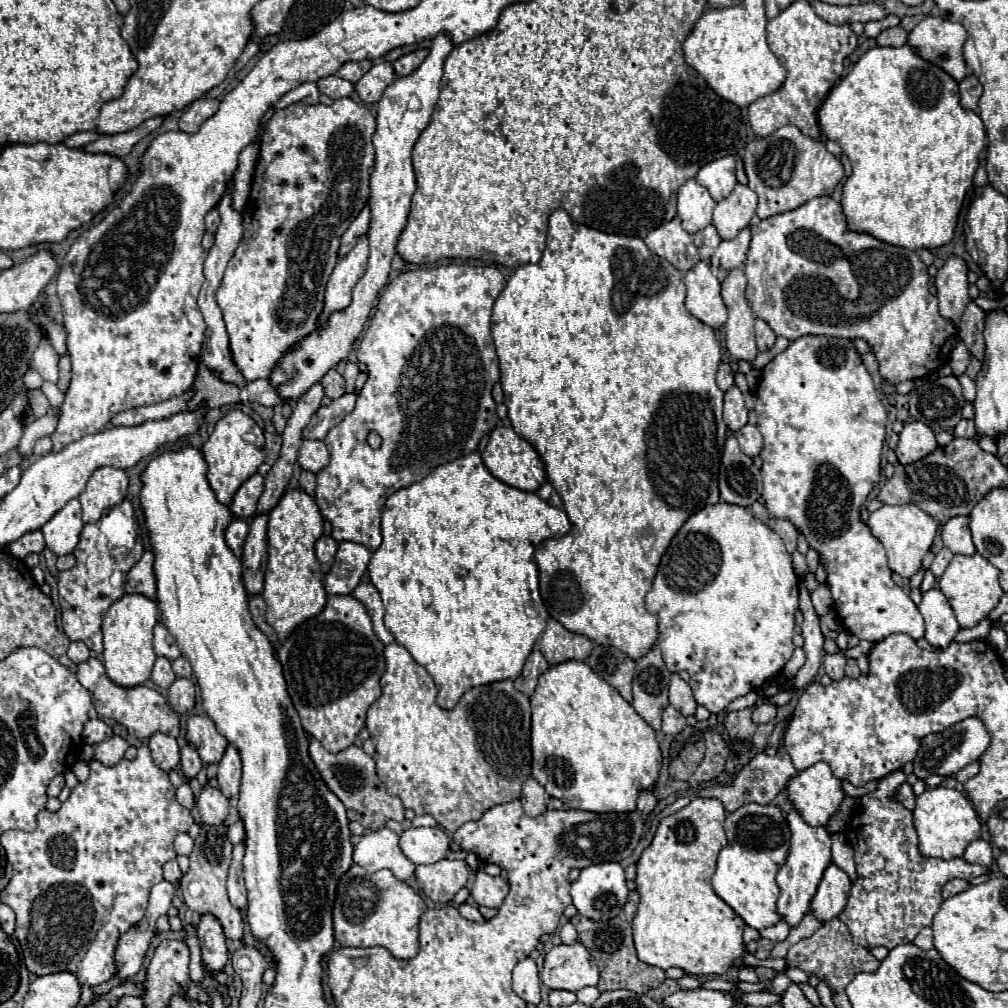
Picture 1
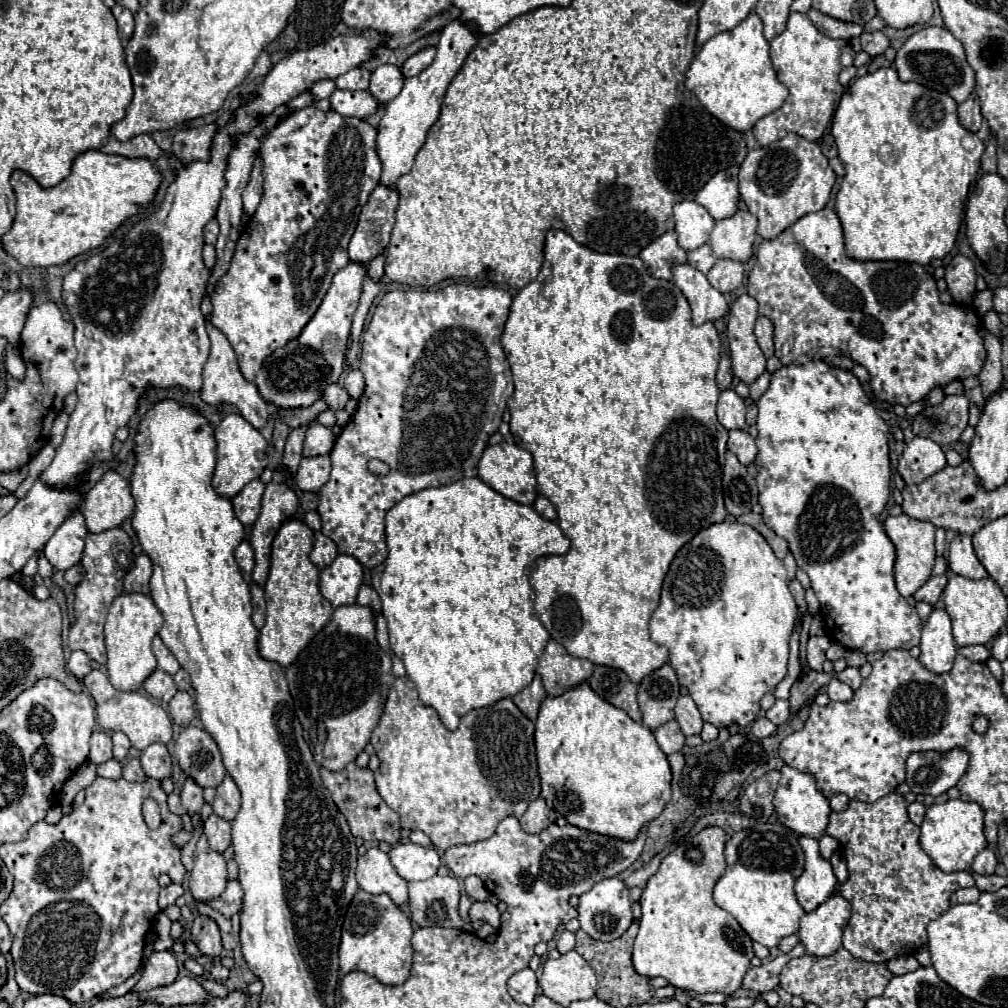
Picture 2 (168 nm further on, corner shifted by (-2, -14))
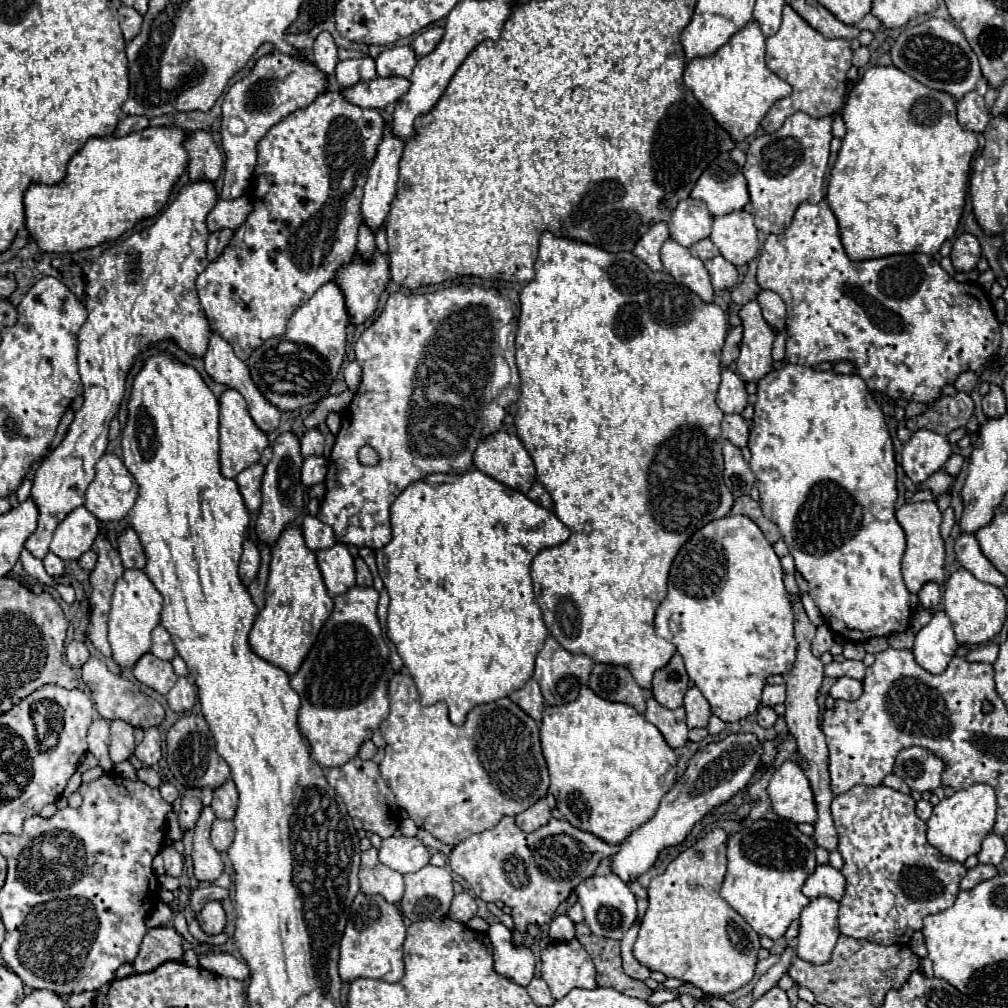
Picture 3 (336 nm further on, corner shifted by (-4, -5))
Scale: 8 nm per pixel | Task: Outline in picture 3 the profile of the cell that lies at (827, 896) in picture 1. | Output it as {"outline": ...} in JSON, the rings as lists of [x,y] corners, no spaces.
{"outline":[[[816,898],[800,914],[796,954],[810,964],[826,964],[838,936],[838,902],[832,898]]]}

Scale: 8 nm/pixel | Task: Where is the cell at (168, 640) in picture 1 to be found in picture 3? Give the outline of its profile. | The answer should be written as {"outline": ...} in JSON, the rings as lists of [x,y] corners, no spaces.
{"outline":[[[158,624],[152,630],[152,648],[150,648],[150,652],[154,656],[162,658],[162,660],[172,660],[176,656],[176,648],[174,648],[174,644],[170,640],[170,634],[162,624]]]}

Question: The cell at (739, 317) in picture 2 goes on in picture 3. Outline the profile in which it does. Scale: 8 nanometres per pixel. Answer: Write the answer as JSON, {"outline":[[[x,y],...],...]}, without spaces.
{"outline":[[[756,300],[742,306],[740,320],[744,336],[736,370],[744,382],[758,382],[772,370],[772,342],[776,338],[776,330],[764,320]]]}

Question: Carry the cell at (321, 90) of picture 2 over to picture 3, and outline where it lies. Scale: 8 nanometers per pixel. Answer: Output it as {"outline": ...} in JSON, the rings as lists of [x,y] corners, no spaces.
{"outline":[[[320,32],[314,40],[314,64],[326,72],[326,74],[334,74],[334,68],[338,64],[338,56],[336,56],[336,44],[334,44],[334,38],[330,32]]]}

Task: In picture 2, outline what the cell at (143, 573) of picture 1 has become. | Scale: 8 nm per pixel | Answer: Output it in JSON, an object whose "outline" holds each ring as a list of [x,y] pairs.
{"outline":[[[138,555],[132,563],[132,567],[124,575],[124,593],[150,593],[150,581],[152,577],[152,561],[148,555]]]}

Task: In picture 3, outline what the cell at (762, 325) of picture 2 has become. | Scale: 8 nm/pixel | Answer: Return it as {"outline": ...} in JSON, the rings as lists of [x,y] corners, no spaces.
{"outline":[[[760,290],[756,300],[760,304],[760,310],[762,310],[762,316],[766,318],[766,322],[780,332],[786,326],[786,308],[784,308],[782,298],[778,294],[774,294],[772,290]]]}

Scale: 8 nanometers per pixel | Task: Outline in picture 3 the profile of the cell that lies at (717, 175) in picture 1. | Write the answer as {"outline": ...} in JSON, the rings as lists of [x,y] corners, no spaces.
{"outline":[[[734,148],[734,150],[726,152],[726,154],[720,154],[720,156],[718,156],[714,162],[710,162],[710,166],[702,172],[702,176],[698,178],[698,182],[694,184],[694,188],[692,188],[692,192],[690,192],[690,198],[702,200],[712,216],[724,216],[724,214],[742,210],[742,208],[750,202],[746,178],[744,178],[744,174],[742,174],[744,162],[746,162],[746,154],[744,154],[740,148]]]}

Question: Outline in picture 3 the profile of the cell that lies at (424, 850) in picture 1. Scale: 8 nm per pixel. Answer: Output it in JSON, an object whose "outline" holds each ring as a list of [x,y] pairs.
{"outline":[[[390,836],[382,840],[382,846],[378,848],[378,860],[400,874],[410,874],[428,864],[430,850],[418,838]]]}

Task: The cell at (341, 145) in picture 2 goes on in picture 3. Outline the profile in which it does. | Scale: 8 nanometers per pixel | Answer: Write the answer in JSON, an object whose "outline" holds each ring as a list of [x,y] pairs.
{"outline":[[[324,92],[308,108],[296,110],[286,120],[282,120],[280,124],[276,124],[262,138],[262,142],[258,142],[258,162],[256,162],[254,174],[252,174],[252,192],[250,192],[252,212],[246,218],[246,222],[234,232],[232,240],[222,250],[222,254],[214,262],[210,262],[206,266],[206,270],[196,280],[198,296],[200,296],[200,302],[202,302],[202,308],[206,312],[208,322],[210,322],[212,332],[216,332],[226,342],[230,342],[232,348],[234,348],[234,352],[236,352],[236,356],[240,360],[248,360],[248,356],[252,354],[252,350],[258,348],[264,340],[268,340],[272,336],[282,336],[286,332],[286,322],[292,316],[292,312],[296,308],[300,308],[302,304],[306,304],[322,284],[330,282],[334,278],[334,272],[340,266],[344,266],[344,264],[348,264],[352,260],[352,256],[356,252],[358,226],[362,222],[362,212],[360,212],[362,188],[364,188],[364,182],[366,182],[366,176],[368,176],[368,168],[372,166],[372,160],[376,156],[376,148],[378,148],[380,138],[382,138],[382,128],[384,128],[384,118],[380,116],[378,110],[374,110],[374,108],[360,108],[360,106],[350,104],[342,96],[342,92]]]}

